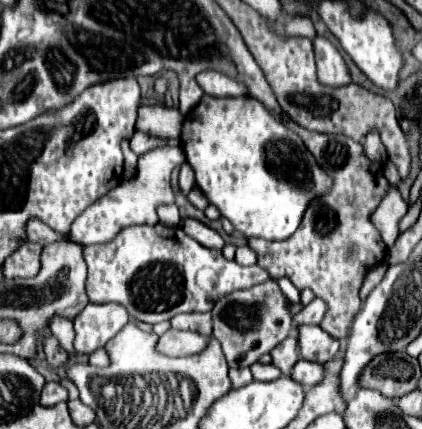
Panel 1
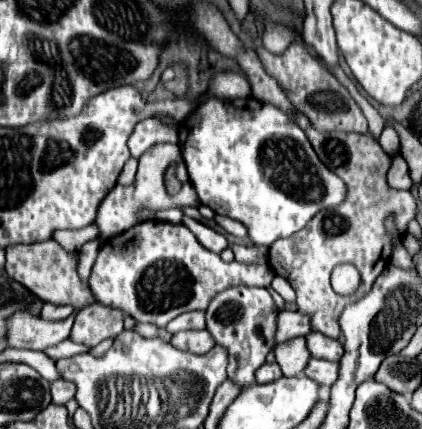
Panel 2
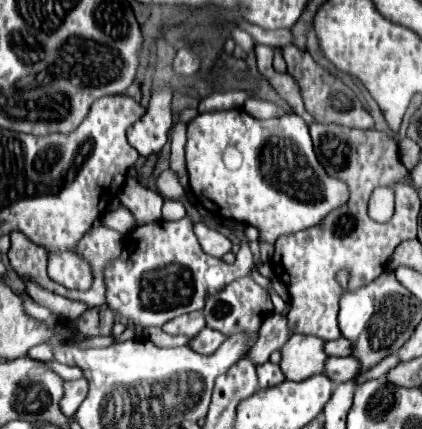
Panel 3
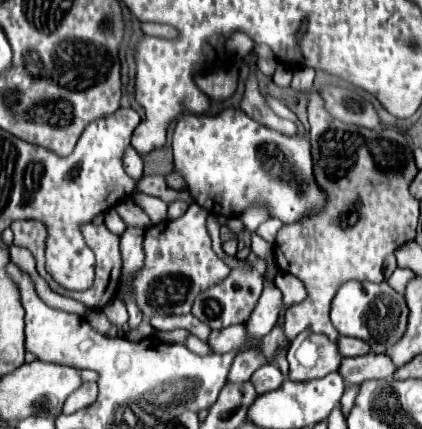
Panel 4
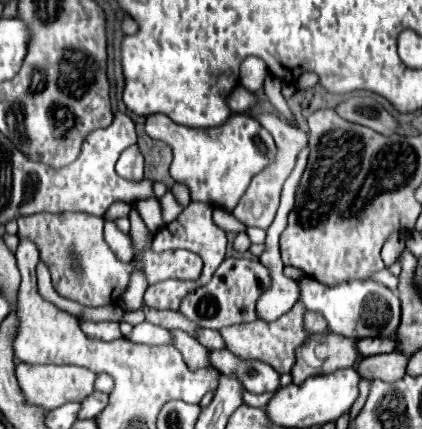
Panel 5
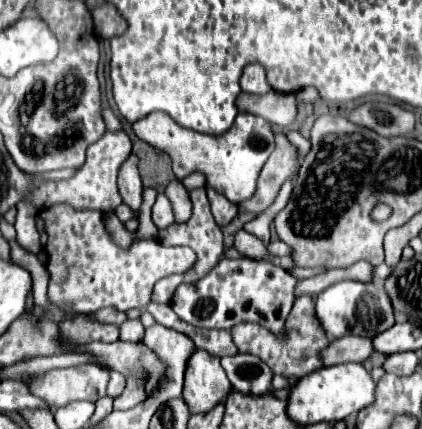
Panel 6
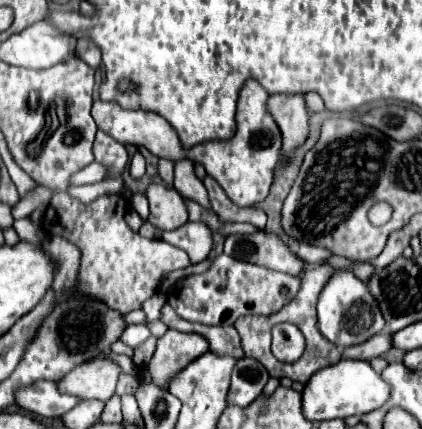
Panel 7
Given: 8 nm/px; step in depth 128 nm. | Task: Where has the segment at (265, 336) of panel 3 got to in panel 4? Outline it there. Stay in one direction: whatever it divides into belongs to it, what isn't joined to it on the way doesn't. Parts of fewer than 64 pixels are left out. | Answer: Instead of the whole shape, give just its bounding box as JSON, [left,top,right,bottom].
[226,350,266,384]

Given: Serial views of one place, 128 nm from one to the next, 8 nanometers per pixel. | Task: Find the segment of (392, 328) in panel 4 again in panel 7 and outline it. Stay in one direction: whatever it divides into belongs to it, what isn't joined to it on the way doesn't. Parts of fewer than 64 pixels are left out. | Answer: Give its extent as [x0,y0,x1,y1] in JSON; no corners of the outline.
[318,270,384,350]

